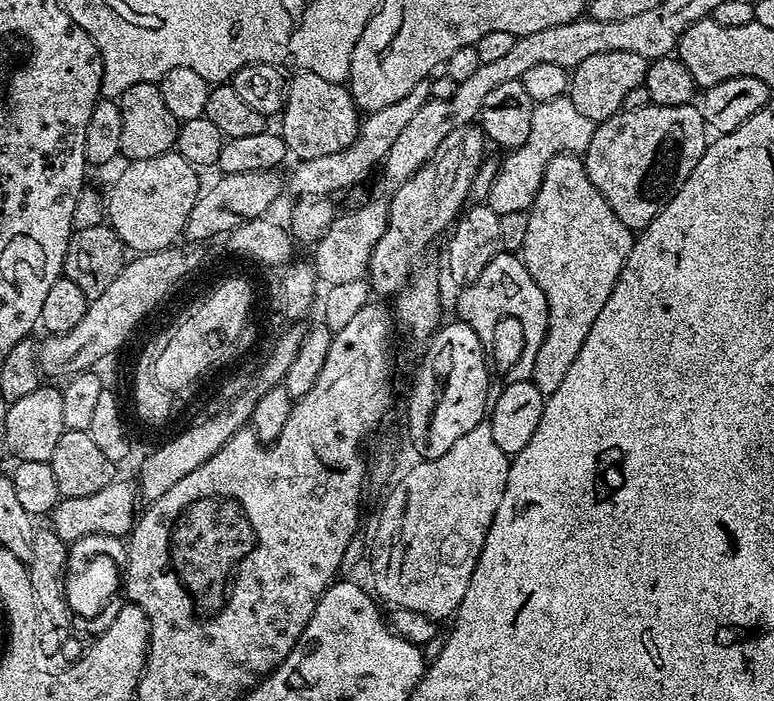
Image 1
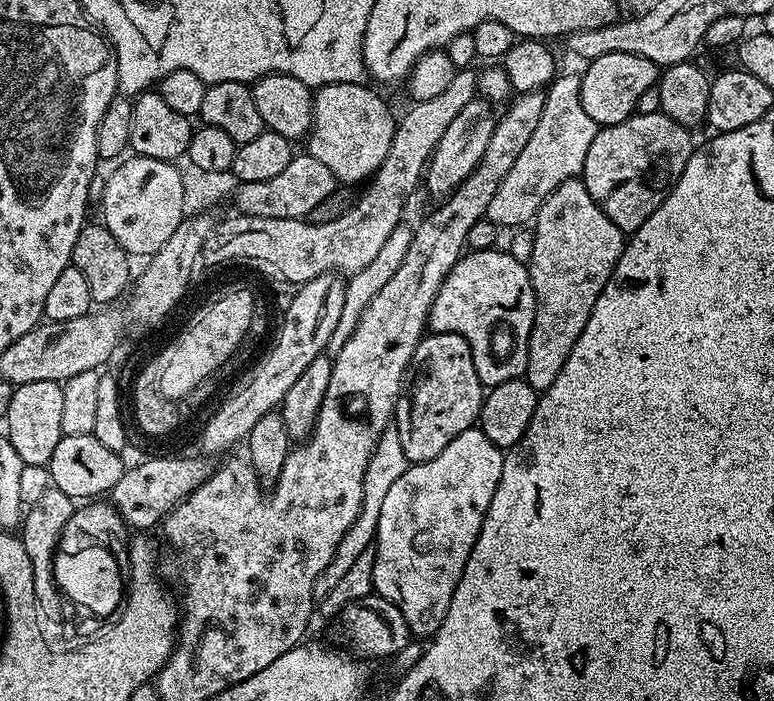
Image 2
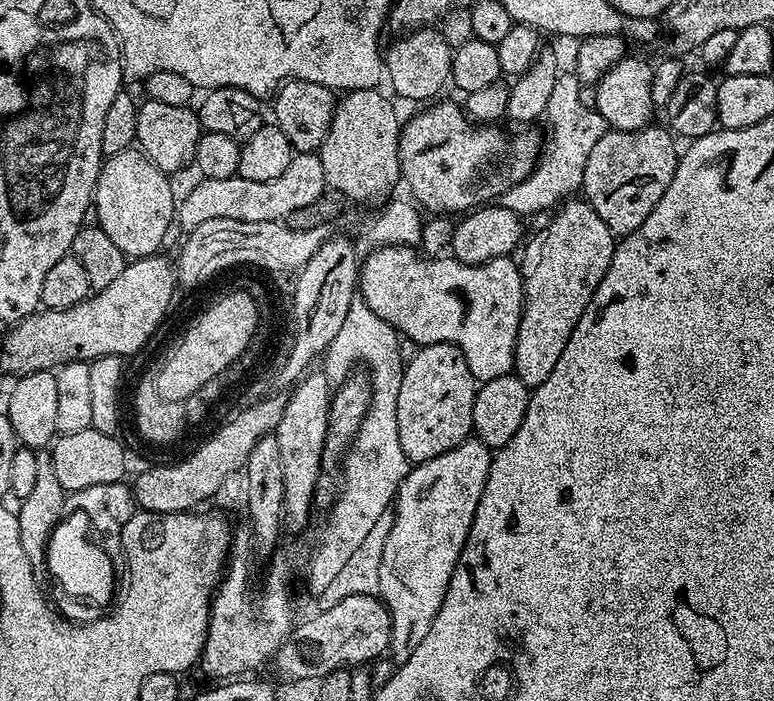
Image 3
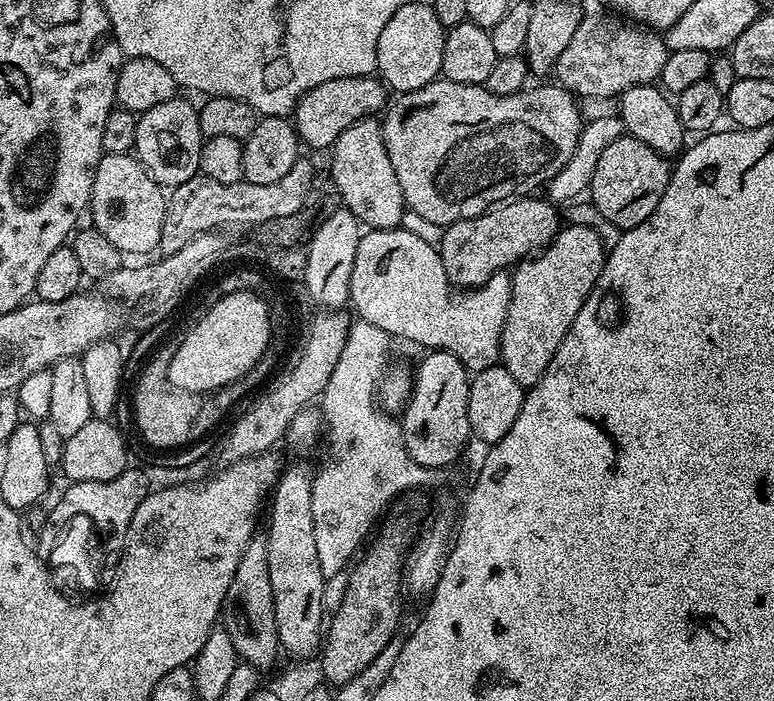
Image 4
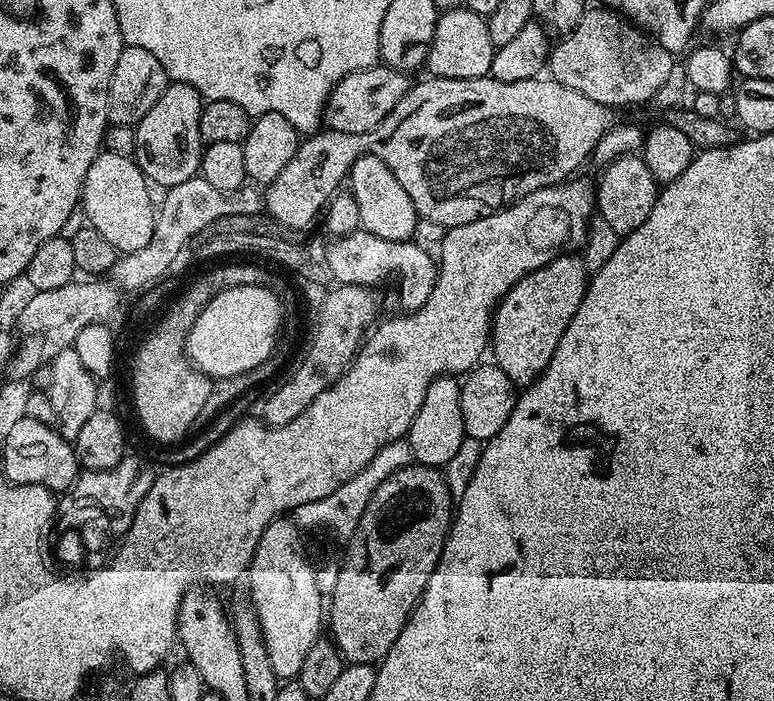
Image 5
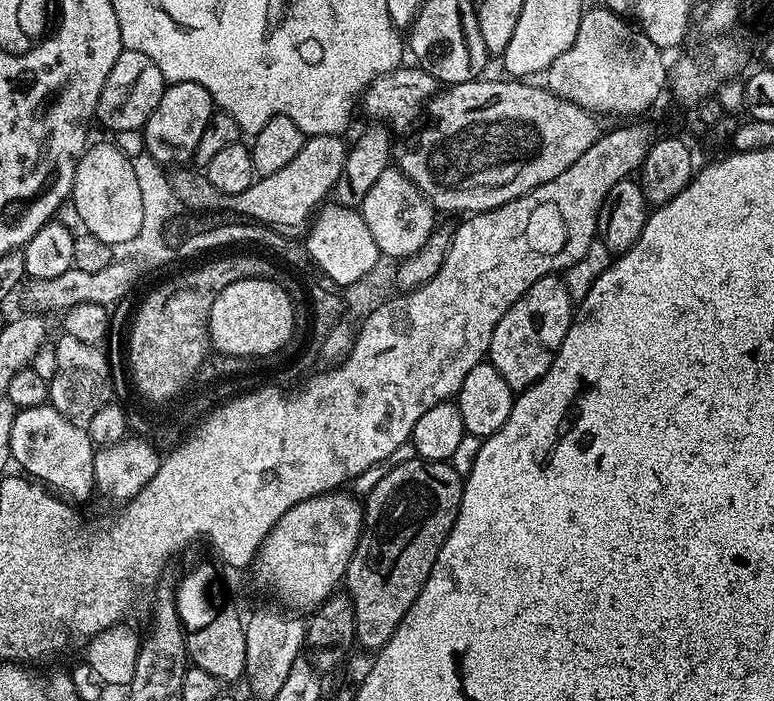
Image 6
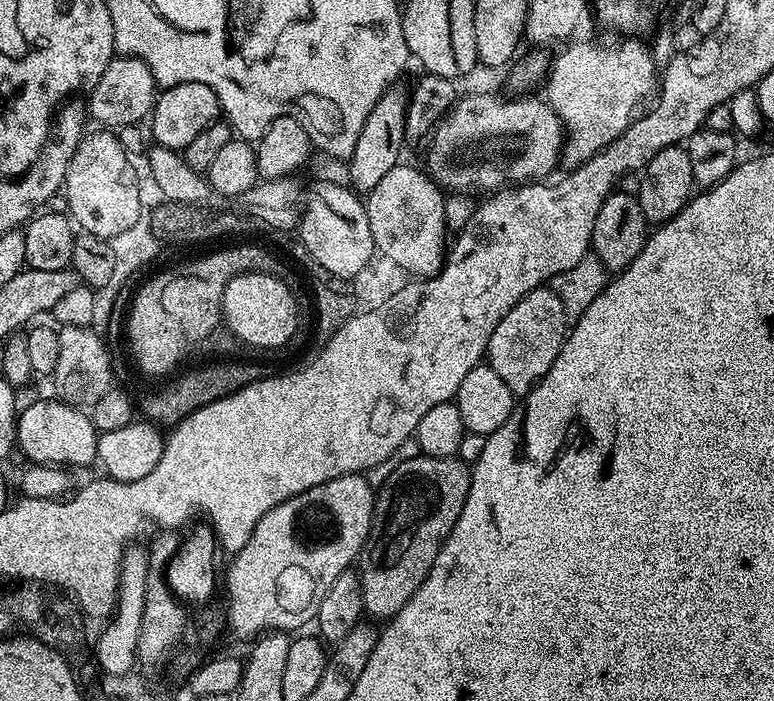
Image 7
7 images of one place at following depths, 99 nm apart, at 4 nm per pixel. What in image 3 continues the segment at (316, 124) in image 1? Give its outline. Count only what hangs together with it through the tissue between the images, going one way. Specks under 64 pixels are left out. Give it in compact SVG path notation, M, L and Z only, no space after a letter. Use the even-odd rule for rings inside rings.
M379 87L367 88L366 90L354 90L353 92L345 92L336 101L336 109L332 115L332 121L330 122L330 130L326 134L326 138L322 142L322 146L318 149L318 155L322 162L322 174L324 175L324 183L329 189L341 191L345 195L348 202L354 202L364 204L367 200L376 200L379 196L387 197L392 187L397 183L401 183L402 177L400 175L400 129L402 127L402 116L396 113L396 108L387 100L386 97L380 93Z

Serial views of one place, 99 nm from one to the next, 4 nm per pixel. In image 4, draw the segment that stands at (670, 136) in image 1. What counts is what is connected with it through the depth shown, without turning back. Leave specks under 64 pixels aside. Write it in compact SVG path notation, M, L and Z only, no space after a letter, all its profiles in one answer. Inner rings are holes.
M625 134L602 151L594 169L590 201L614 226L627 230L646 222L646 218L654 214L654 206L658 206L662 194L666 194L669 175L670 164L665 157L650 150L646 142L638 142L638 138Z

